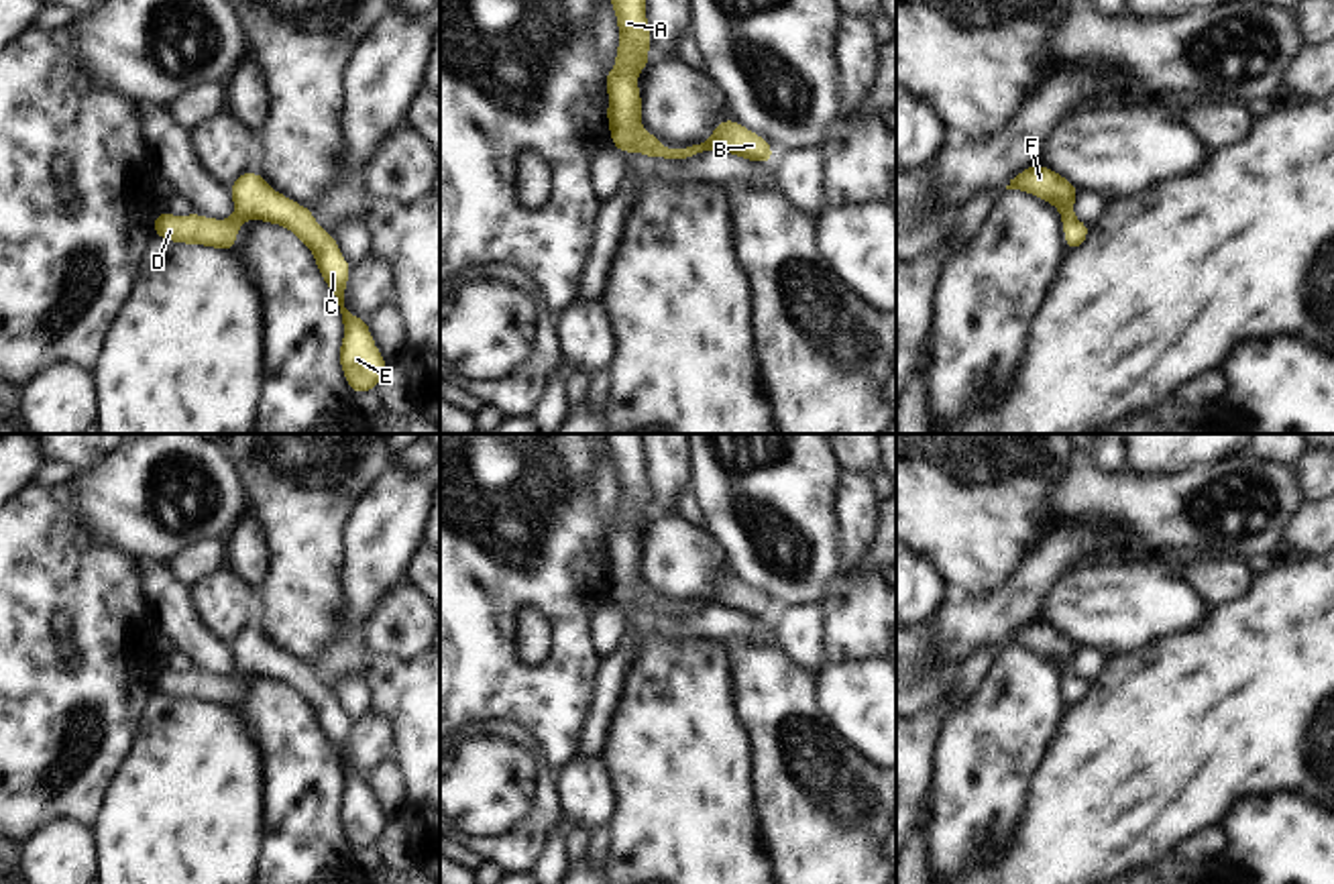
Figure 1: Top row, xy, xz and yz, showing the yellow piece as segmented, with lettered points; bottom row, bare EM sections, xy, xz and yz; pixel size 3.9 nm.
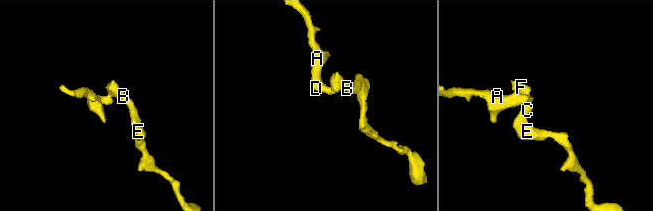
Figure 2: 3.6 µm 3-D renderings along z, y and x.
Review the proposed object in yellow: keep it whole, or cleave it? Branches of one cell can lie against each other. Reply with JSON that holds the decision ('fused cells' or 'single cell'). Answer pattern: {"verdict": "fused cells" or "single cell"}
{"verdict": "single cell"}

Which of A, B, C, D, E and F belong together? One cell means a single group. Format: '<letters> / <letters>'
A B C D E F

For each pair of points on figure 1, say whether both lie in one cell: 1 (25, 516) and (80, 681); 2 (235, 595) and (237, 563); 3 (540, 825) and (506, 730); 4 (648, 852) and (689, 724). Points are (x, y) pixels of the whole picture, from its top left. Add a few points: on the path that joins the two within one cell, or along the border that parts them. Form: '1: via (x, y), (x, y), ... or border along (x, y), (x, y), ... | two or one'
1: via (45, 557), (88, 599), (88, 640) | one
2: border along (225, 567), (253, 593) | two
3: via (516, 801), (506, 791), (506, 754) | one
4: via (681, 819), (681, 756) | one

